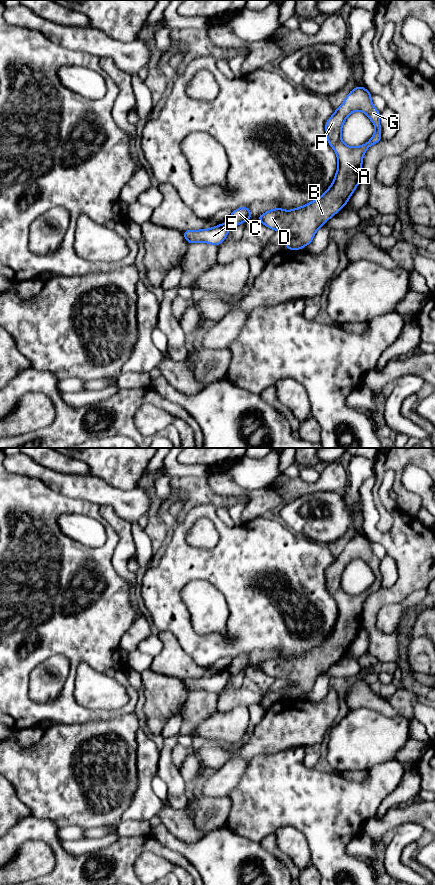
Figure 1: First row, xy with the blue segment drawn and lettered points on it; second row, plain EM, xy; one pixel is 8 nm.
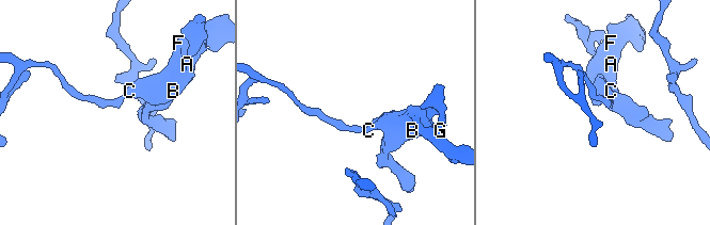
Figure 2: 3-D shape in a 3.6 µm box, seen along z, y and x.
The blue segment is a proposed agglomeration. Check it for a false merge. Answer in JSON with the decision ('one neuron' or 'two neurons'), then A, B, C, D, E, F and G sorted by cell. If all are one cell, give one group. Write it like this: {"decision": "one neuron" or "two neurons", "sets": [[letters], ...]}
{"decision": "two neurons", "sets": [["A", "B", "C", "D", "F", "G"], ["E"]]}

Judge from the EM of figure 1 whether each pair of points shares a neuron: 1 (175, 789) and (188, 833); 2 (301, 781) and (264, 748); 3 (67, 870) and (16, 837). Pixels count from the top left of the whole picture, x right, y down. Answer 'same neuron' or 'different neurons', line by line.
1: different neurons
2: different neurons
3: same neuron

